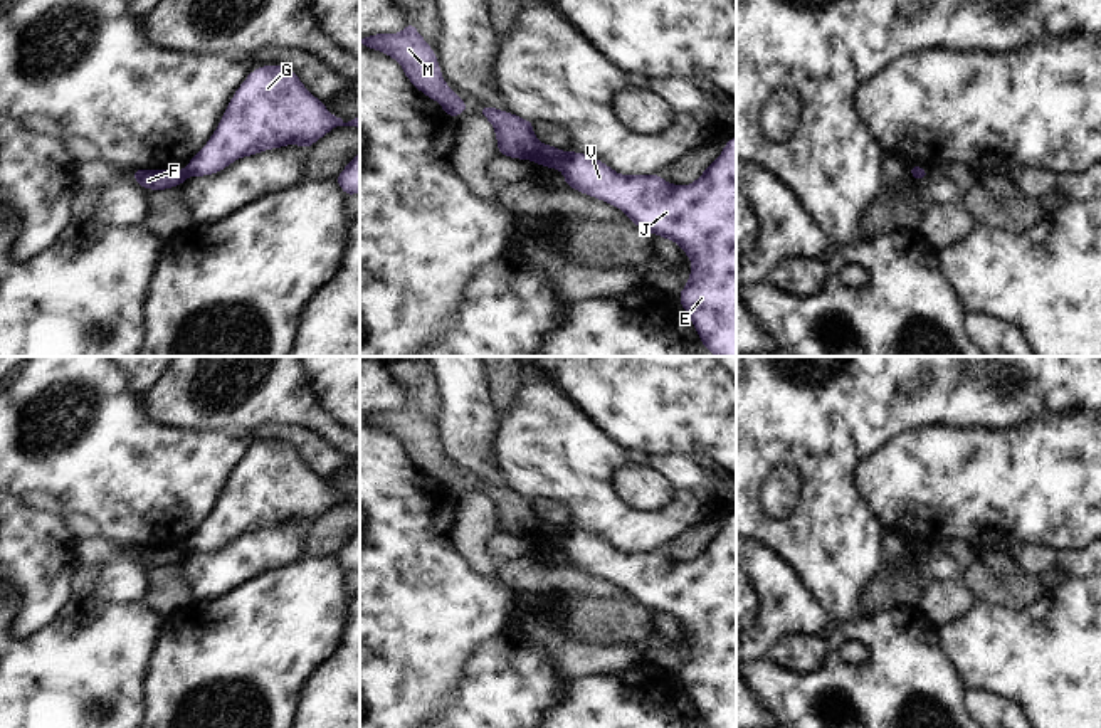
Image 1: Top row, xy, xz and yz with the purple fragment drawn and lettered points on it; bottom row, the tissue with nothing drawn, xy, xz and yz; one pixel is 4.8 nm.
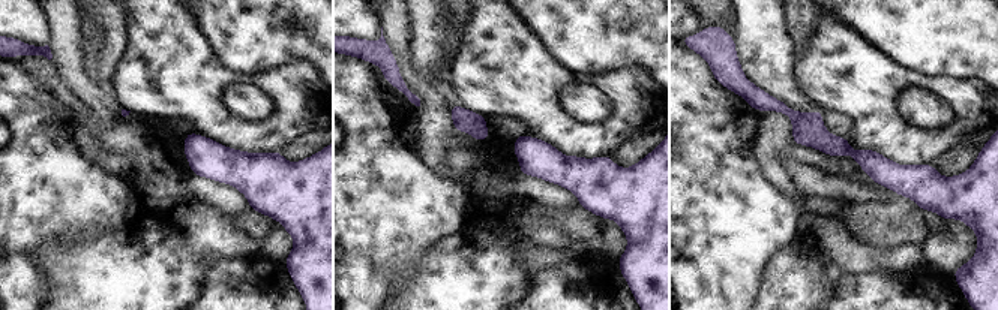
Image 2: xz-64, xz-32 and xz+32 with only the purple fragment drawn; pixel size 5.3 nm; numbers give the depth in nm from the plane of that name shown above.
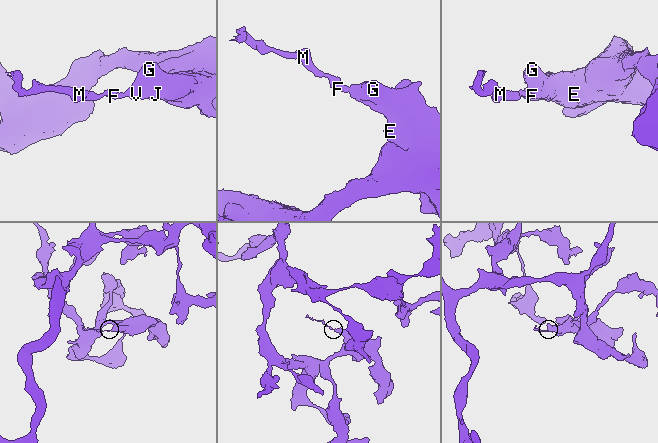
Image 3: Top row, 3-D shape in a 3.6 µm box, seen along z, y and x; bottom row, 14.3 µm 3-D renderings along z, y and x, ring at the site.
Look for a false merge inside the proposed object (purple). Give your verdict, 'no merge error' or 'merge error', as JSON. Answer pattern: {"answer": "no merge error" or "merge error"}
{"answer": "merge error"}

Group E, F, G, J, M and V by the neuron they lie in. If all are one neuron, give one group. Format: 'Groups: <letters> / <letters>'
Groups: E G J V / F M

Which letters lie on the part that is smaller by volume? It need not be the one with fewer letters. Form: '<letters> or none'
F, M

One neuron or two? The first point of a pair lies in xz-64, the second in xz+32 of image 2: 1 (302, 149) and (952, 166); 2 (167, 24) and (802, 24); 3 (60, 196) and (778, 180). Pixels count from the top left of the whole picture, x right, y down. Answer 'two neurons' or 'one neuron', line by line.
1: one neuron
2: two neurons
3: two neurons

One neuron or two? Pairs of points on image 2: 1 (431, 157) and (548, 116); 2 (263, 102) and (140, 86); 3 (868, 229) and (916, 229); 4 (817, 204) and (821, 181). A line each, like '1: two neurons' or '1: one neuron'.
1: two neurons
2: two neurons
3: one neuron
4: two neurons

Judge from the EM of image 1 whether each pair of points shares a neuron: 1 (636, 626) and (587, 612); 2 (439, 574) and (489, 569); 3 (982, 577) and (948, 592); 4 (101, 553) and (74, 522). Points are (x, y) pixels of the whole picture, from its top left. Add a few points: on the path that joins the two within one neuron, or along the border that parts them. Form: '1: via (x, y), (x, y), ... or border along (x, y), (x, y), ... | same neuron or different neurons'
1: via (624, 619), (599, 616) | same neuron
2: border along (451, 535), (451, 545), (471, 570), (496, 579) | different neurons
3: border along (965, 580), (982, 601) | different neurons
4: border along (100, 533), (74, 543) | different neurons

